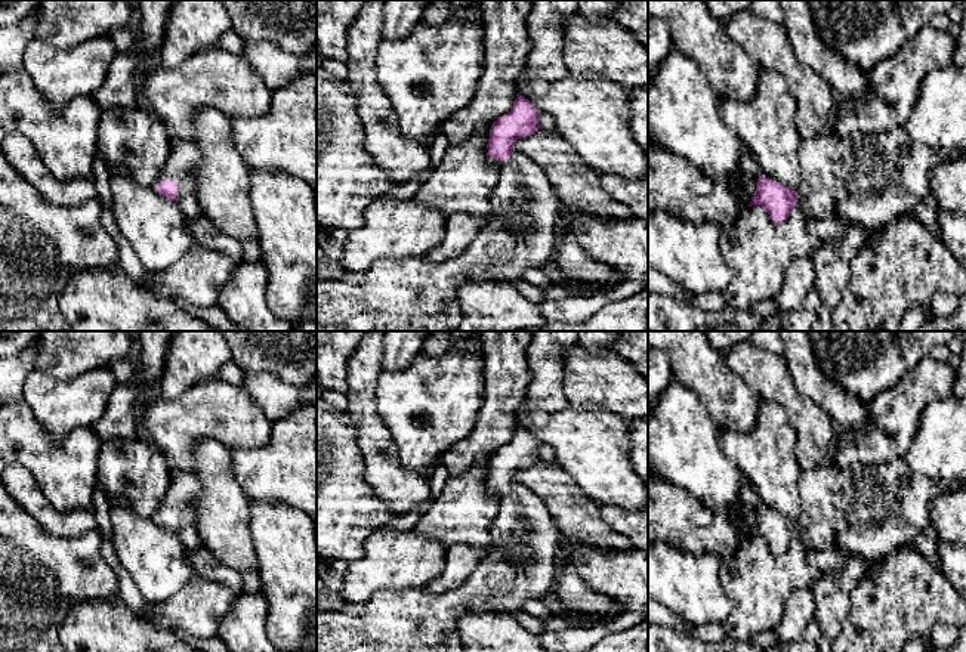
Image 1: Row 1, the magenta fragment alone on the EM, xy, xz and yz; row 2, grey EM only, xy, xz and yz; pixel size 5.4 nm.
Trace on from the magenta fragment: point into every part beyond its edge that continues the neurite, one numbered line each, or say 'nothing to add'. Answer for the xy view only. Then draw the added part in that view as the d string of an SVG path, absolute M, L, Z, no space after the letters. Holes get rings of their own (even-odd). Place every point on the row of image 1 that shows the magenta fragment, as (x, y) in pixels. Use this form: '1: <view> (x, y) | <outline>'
1: xy (182, 157) | M170 139L170 151L161 170L161 182L164 179L172 179L176 183L176 203L188 220L203 216L195 185L189 176L197 161L198 149L195 145L182 139Z

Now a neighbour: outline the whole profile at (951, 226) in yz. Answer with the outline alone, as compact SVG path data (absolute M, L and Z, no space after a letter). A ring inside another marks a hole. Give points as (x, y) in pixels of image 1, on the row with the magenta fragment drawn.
M938 210L938 241L966 268L966 216Z

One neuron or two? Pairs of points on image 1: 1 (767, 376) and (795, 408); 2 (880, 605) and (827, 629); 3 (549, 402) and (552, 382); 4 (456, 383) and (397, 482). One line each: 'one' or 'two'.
1: one
2: two
3: one
4: two

